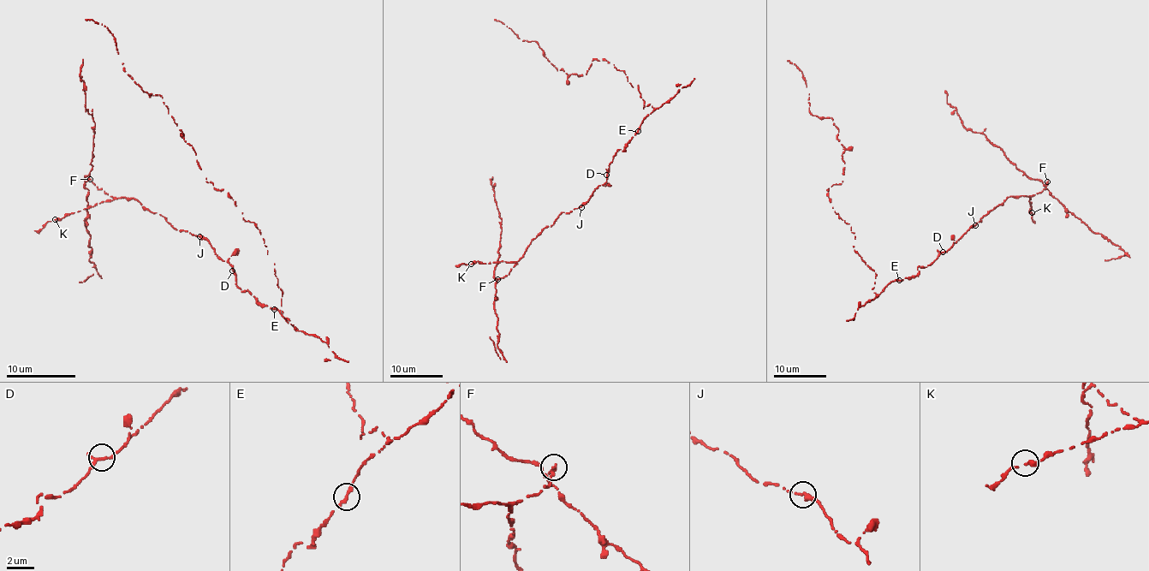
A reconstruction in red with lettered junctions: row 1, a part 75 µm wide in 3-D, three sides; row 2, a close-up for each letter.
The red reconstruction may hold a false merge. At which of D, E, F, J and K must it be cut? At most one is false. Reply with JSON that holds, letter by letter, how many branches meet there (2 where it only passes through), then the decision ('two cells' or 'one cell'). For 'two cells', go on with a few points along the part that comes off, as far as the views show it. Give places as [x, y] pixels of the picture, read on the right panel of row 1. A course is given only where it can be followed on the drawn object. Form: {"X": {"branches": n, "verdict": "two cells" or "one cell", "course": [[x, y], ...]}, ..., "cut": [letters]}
{"D": {"branches": 2, "verdict": "one cell"}, "E": {"branches": 1, "verdict": "one cell"}, "F": {"branches": 1, "verdict": "two cells", "course": [[1047, 182], [1044, 185], [1029, 178], [980, 132], [967, 129], [957, 110], [946, 102], [945, 90]]}, "J": {"branches": 2, "verdict": "one cell"}, "K": {"branches": 2, "verdict": "one cell"}, "cut": ["F"]}

